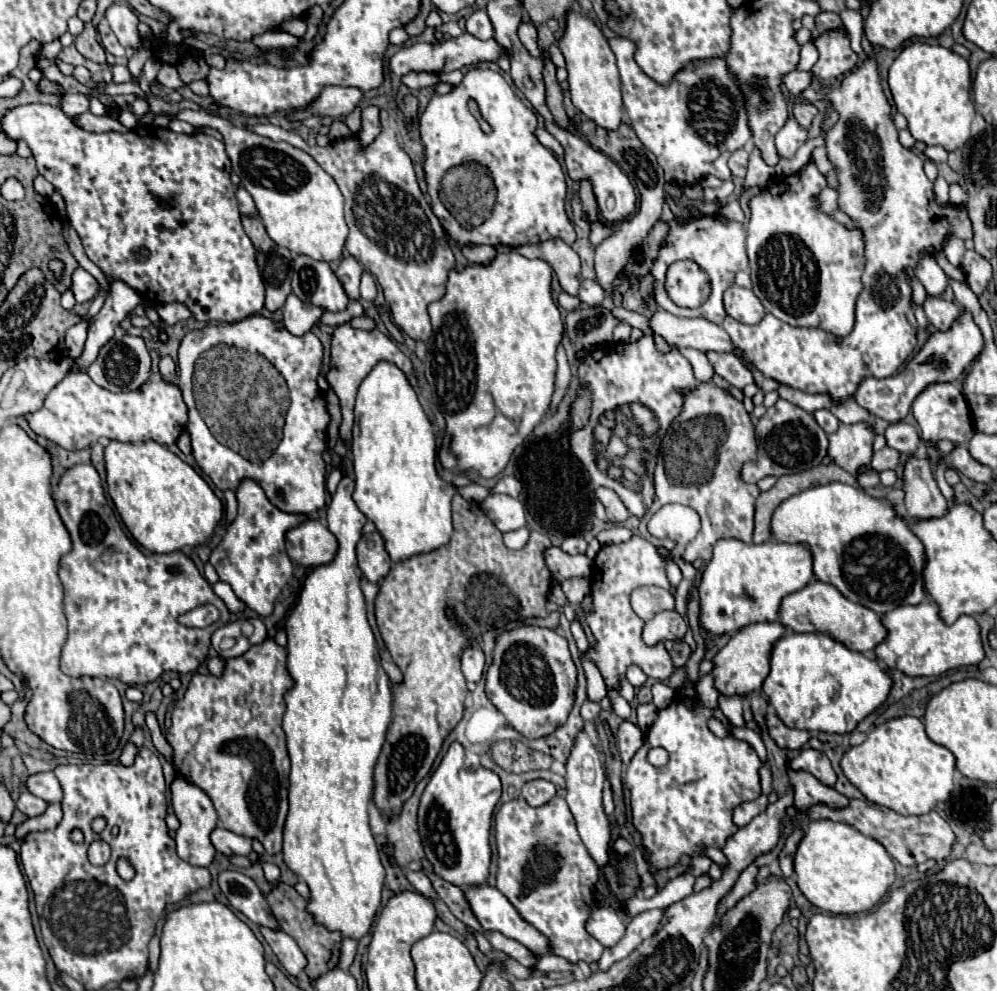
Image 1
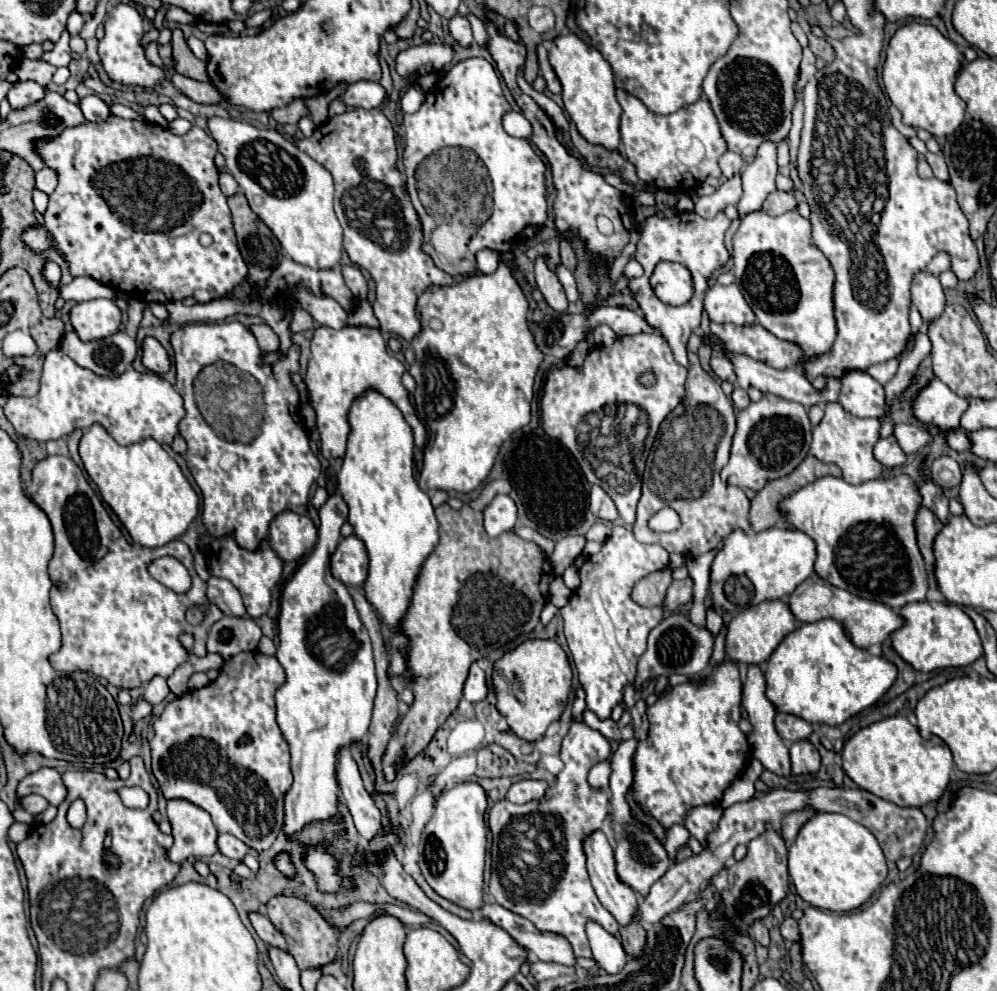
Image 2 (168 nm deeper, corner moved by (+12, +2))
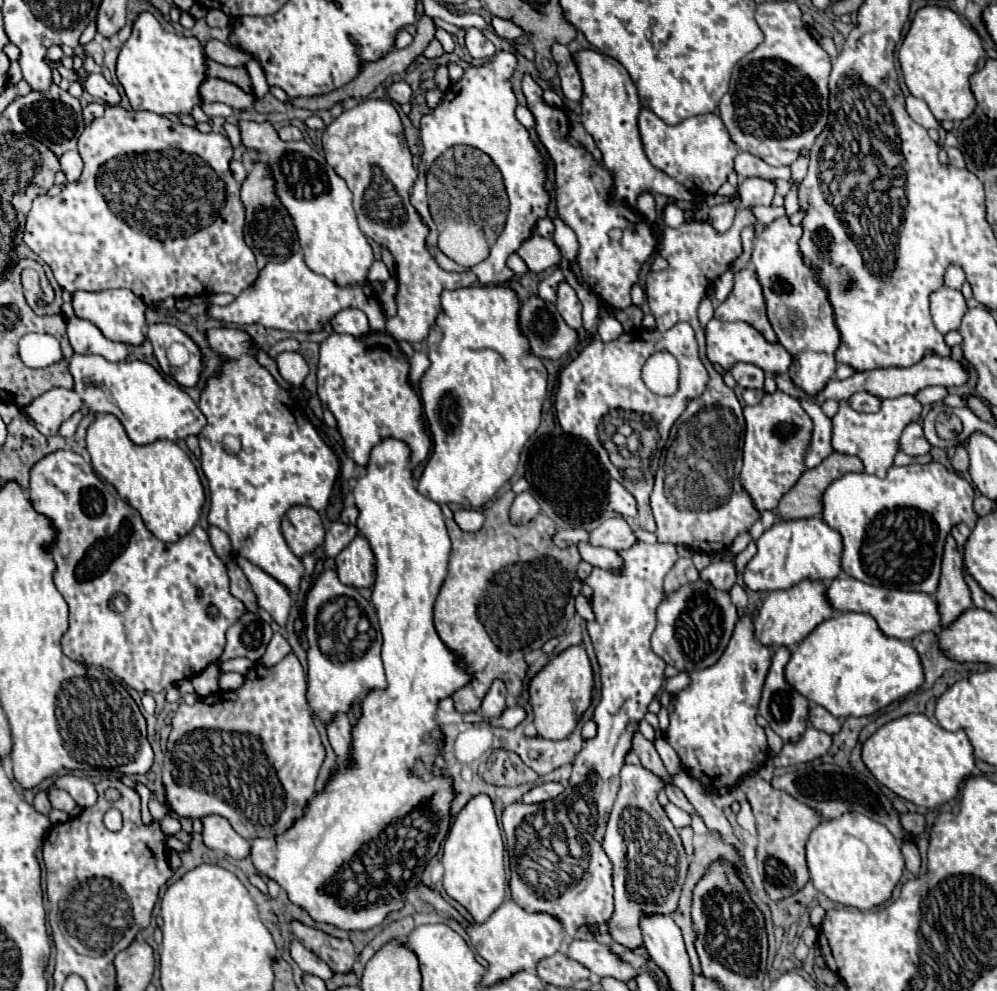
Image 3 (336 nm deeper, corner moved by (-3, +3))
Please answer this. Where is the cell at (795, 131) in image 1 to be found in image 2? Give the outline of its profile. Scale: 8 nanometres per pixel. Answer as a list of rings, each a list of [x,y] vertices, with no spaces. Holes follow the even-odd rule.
[[[762,142],[758,148],[758,156],[752,164],[746,164],[742,170],[742,188],[744,194],[738,202],[738,212],[740,216],[760,210],[766,196],[776,190],[774,178],[778,174],[778,164],[776,164],[776,144],[774,142]]]

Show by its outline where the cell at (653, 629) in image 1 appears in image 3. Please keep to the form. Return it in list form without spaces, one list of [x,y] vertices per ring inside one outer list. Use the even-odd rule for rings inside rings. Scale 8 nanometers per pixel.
[[[725,559],[725,561],[717,561],[711,563],[709,567],[705,567],[701,571],[701,579],[709,581],[711,585],[715,585],[717,589],[731,589],[735,579],[737,579],[737,571],[735,571],[735,561],[733,559]]]

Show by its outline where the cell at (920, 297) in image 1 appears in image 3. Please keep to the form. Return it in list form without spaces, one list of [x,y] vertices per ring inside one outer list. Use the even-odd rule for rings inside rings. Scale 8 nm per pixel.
[[[919,423],[907,425],[907,429],[901,435],[901,451],[907,455],[925,455],[929,453],[931,445],[923,435],[923,429]]]

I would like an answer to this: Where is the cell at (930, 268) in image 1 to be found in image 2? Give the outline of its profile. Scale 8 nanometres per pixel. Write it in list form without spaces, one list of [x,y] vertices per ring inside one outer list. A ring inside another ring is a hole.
[[[922,270],[914,276],[914,280],[912,280],[912,302],[924,318],[924,326],[920,330],[926,332],[928,322],[932,318],[938,318],[944,310],[944,304],[946,304],[942,286],[934,274]]]

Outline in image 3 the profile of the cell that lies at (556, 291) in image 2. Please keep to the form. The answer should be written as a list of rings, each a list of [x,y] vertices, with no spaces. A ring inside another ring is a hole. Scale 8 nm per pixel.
[[[563,281],[557,289],[557,311],[571,329],[581,327],[581,301],[577,299],[575,289],[567,281]]]

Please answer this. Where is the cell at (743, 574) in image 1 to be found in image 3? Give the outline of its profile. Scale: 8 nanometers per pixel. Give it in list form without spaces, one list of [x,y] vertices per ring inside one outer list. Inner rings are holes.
[[[823,517],[783,519],[765,531],[757,541],[757,555],[745,567],[745,587],[751,591],[789,589],[803,579],[831,581],[841,573],[841,535]]]

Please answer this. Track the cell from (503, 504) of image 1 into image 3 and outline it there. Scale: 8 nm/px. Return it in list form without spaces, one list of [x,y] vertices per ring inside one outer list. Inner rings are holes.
[[[519,493],[511,505],[511,521],[527,523],[539,513],[539,503],[531,493]]]

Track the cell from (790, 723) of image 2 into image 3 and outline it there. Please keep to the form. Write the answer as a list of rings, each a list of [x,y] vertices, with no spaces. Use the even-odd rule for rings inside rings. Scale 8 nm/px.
[[[811,703],[811,707],[809,707],[809,721],[815,729],[825,731],[829,735],[839,733],[839,729],[841,729],[841,721],[837,717],[833,717],[825,707],[815,705],[815,703]]]

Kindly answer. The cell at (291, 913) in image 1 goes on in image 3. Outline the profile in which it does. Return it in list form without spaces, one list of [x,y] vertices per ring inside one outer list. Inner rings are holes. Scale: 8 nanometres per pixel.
[[[299,921],[291,923],[291,931],[301,941],[303,947],[313,951],[319,959],[323,959],[335,973],[349,973],[353,969],[355,951],[353,951],[353,943],[349,939],[329,937]]]

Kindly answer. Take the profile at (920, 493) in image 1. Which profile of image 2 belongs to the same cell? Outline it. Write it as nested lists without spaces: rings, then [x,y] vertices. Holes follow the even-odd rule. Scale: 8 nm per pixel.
[[[920,506],[916,520],[914,520],[914,528],[916,528],[916,540],[918,540],[918,548],[926,560],[926,566],[930,570],[930,586],[936,586],[934,582],[934,556],[932,556],[932,538],[940,532],[942,522],[936,518],[936,514],[932,514],[932,510]]]

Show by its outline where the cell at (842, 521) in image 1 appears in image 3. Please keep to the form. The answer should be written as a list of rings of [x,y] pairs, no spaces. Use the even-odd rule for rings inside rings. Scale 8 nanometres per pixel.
[[[937,461],[927,465],[893,465],[883,479],[869,473],[847,473],[833,481],[823,493],[823,519],[843,537],[841,567],[845,575],[867,581],[869,585],[935,593],[947,535],[957,523],[965,523],[969,529],[973,529],[979,519],[979,515],[973,511],[973,499],[973,485],[961,473],[949,471]]]

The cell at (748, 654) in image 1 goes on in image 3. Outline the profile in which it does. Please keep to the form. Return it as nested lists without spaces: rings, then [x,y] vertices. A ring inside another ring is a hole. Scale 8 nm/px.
[[[805,579],[791,589],[773,591],[755,615],[755,637],[765,645],[785,645],[793,647],[803,641],[821,621],[833,617],[833,607],[827,599],[827,583]]]

